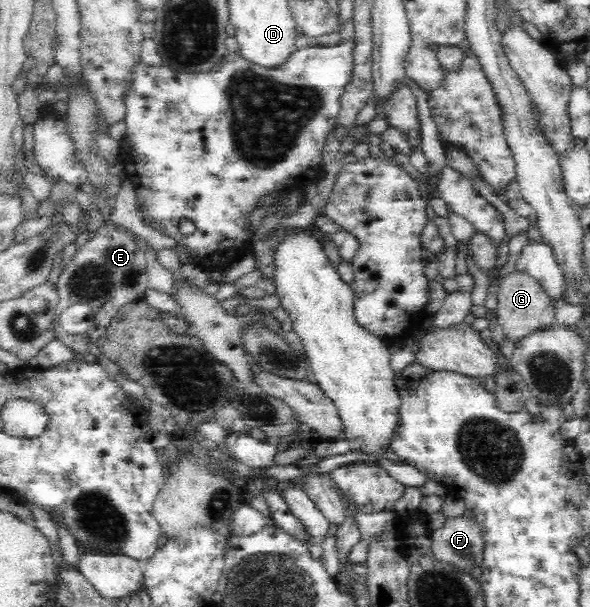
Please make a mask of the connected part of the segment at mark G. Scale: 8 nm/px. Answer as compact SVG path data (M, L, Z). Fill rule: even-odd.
M517 267L515 271L507 273L499 281L495 311L506 339L513 343L524 335L540 330L556 321L553 305L551 305L543 286L535 279L535 276L525 273L523 270L517 270Z

